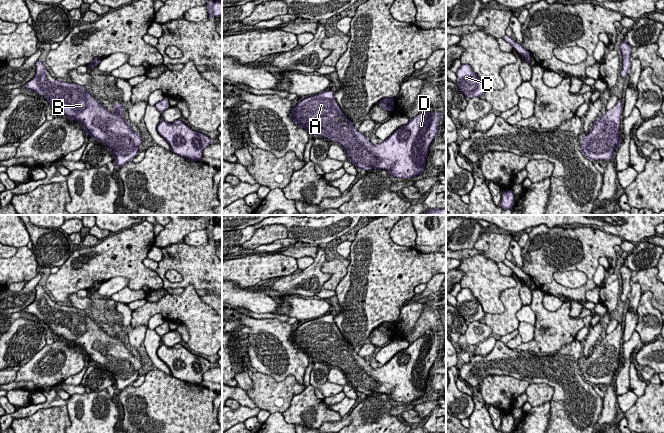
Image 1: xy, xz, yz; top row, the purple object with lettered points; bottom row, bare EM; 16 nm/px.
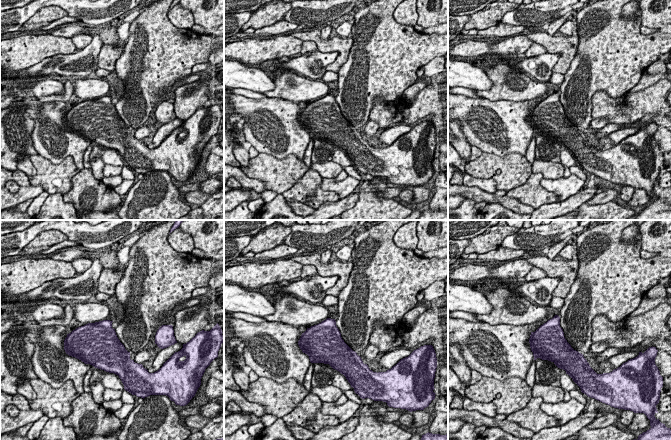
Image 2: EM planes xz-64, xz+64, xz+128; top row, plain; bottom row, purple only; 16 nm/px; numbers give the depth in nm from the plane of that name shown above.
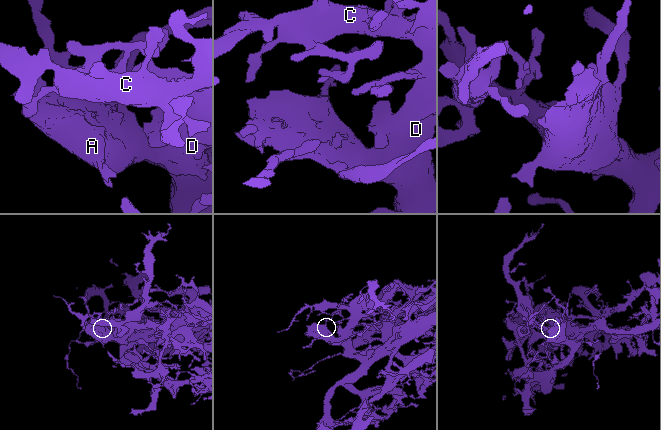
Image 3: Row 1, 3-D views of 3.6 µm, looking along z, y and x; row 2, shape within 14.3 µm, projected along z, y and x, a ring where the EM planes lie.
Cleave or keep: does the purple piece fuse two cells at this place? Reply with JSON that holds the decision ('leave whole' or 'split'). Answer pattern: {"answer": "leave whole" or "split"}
{"answer": "leave whole"}

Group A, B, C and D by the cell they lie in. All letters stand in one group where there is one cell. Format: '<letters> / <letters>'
A B C D

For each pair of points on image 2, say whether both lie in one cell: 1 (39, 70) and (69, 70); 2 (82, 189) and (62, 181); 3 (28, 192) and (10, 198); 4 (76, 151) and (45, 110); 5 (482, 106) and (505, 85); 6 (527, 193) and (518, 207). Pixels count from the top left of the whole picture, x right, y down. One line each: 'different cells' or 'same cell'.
1: same cell
2: different cells
3: same cell
4: same cell
5: different cells
6: different cells

